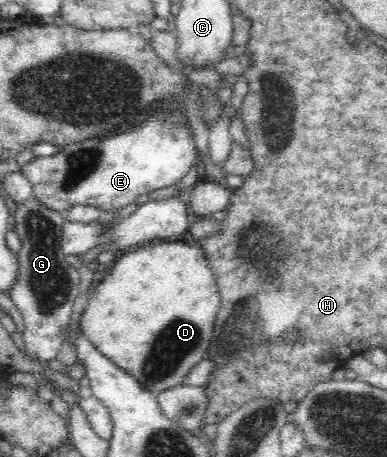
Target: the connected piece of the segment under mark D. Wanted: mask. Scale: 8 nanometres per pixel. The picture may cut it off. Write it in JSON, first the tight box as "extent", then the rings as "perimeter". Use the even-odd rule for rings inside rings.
{"extent":[80,240,220,396],"perimeter":[[[178,240],[175,242],[156,242],[124,252],[118,261],[113,262],[98,276],[92,290],[89,292],[88,305],[81,314],[80,328],[102,355],[105,355],[120,369],[134,376],[138,382],[142,383],[142,386],[157,396],[161,391],[169,387],[180,385],[188,371],[198,364],[199,361],[206,358],[210,340],[213,338],[216,312],[220,304],[220,294],[217,290],[214,272],[210,269],[202,248],[196,248]]]}

